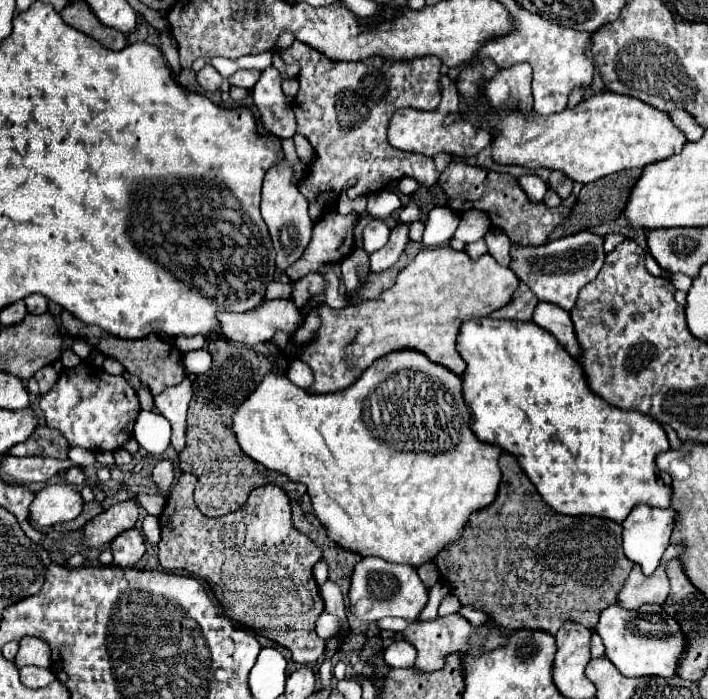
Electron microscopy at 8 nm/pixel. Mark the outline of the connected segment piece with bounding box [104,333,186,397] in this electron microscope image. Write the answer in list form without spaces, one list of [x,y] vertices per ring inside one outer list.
[[[104,333],[104,341],[106,341],[106,347],[112,347],[112,357],[116,361],[120,361],[126,367],[128,373],[136,375],[144,385],[148,385],[148,389],[154,397],[160,395],[164,389],[168,389],[172,385],[178,385],[186,379],[186,373],[184,373],[184,367],[182,367],[182,353],[178,351],[178,347],[166,343],[156,333],[152,333],[144,339],[136,339],[136,341],[118,339],[114,335]]]

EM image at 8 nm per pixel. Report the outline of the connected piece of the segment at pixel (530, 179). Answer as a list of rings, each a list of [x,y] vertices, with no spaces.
[[[520,175],[516,181],[528,193],[528,197],[532,201],[542,201],[542,197],[544,197],[544,193],[548,189],[546,183],[538,175]]]

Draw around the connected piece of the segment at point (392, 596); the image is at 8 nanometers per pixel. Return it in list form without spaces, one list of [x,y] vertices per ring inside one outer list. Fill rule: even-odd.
[[[362,557],[362,561],[356,563],[352,571],[348,599],[350,599],[350,605],[348,605],[350,615],[364,623],[378,621],[386,615],[404,617],[404,619],[414,621],[428,601],[428,589],[420,581],[416,567],[388,563],[380,557]]]

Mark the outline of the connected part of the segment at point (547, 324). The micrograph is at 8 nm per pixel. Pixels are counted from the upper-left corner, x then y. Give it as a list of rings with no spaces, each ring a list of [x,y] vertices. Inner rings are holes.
[[[538,303],[532,321],[536,325],[540,325],[542,329],[550,331],[572,357],[578,359],[578,355],[582,355],[582,347],[578,343],[578,337],[576,337],[568,311],[564,311],[560,307],[552,307],[552,303]]]

